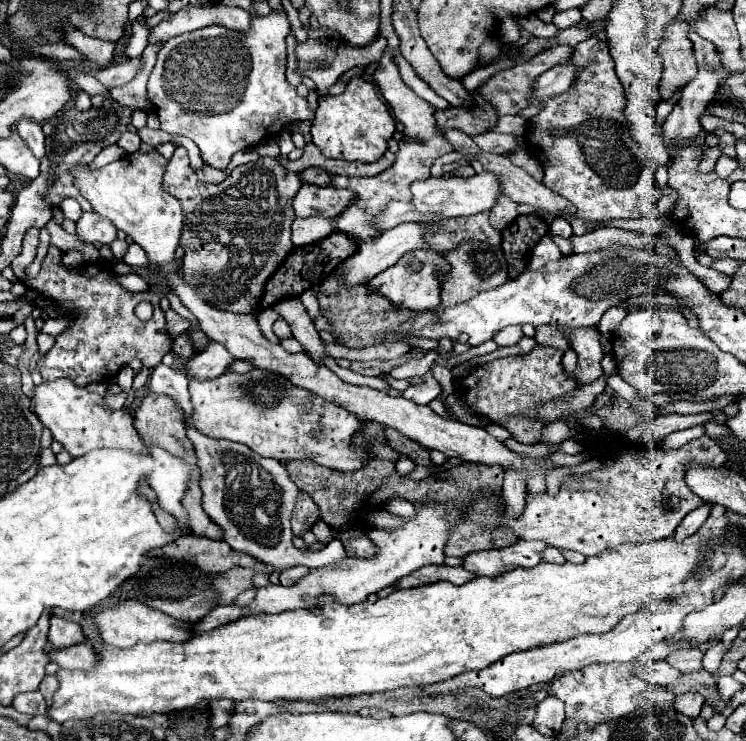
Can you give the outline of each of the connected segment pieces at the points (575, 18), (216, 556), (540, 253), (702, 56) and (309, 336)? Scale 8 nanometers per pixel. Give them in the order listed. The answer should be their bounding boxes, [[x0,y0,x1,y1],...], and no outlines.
[[553,8,582,29],[152,535,268,573],[530,235,562,269],[688,31,722,71],[274,299,328,363]]

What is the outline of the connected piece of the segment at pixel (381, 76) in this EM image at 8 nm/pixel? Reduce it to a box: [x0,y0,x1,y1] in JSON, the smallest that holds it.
[332,47,452,241]

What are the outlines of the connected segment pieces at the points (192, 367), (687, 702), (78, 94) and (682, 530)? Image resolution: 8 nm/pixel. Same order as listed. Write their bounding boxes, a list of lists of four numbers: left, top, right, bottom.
[[186,341,236,379],[674,693,704,719],[72,91,90,113],[670,503,710,541]]

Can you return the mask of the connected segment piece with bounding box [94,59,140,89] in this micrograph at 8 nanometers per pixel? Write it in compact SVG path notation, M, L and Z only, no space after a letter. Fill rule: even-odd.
M130 59L126 63L120 63L120 65L110 65L106 69L98 69L94 73L94 77L106 87L106 89L112 89L112 87L122 87L126 85L138 71L138 65L140 65L140 59Z

